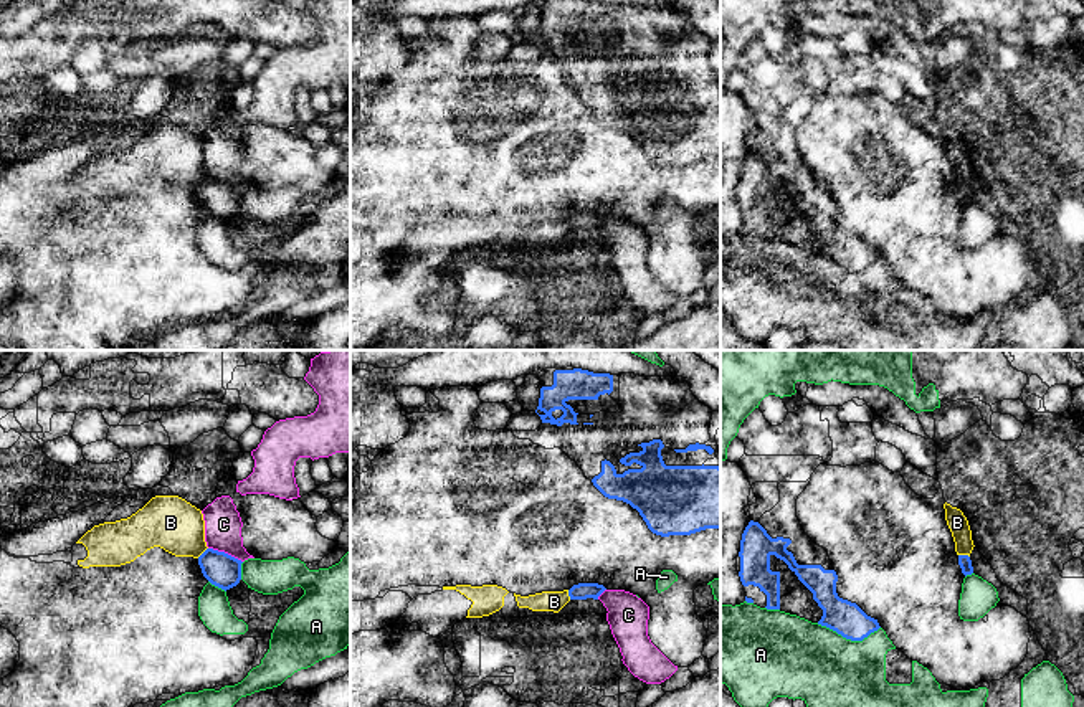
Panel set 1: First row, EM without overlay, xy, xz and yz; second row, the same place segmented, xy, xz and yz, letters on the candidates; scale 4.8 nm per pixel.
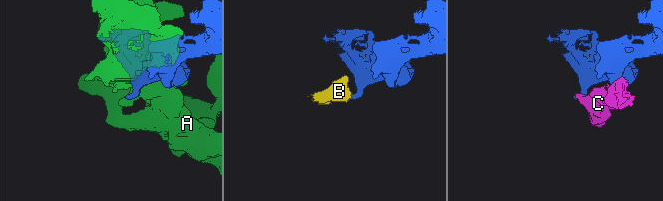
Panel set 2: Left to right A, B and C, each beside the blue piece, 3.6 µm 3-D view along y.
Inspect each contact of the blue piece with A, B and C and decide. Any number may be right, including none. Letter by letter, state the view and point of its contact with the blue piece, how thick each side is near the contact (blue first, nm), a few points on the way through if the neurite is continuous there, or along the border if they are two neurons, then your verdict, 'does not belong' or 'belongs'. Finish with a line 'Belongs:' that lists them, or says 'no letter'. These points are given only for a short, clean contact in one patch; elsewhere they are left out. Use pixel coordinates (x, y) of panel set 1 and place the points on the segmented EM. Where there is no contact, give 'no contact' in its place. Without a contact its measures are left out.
A: contact yz (848, 638); calibres 170 and 380 nm; does not belong
B: contact yz (964, 555); calibres 60 and 100 nm; border yz (959, 554), (969, 557); does not belong
C: contact xy (223, 552); calibres 160 and 180 nm; does not belong
Belongs: no letter

